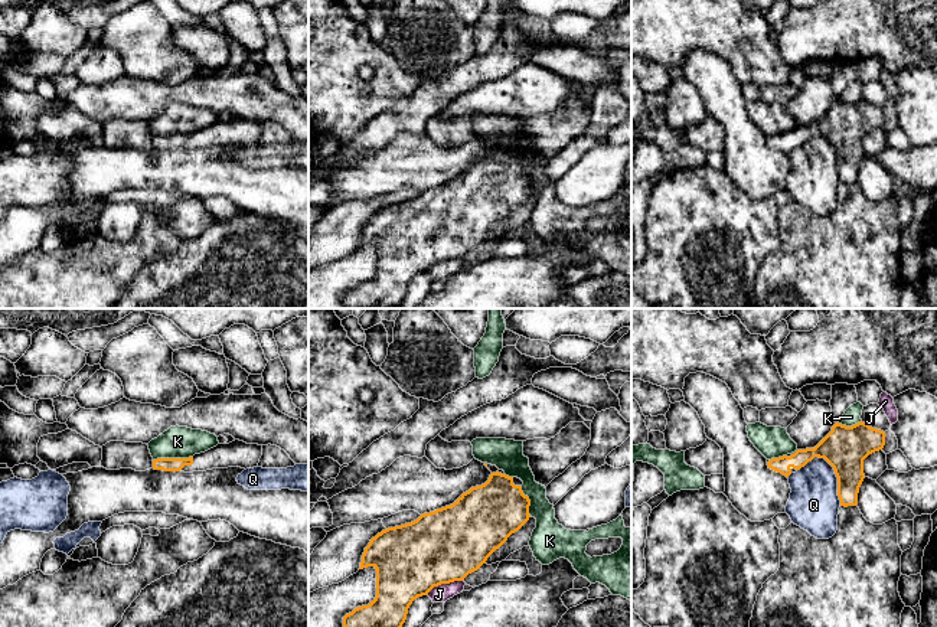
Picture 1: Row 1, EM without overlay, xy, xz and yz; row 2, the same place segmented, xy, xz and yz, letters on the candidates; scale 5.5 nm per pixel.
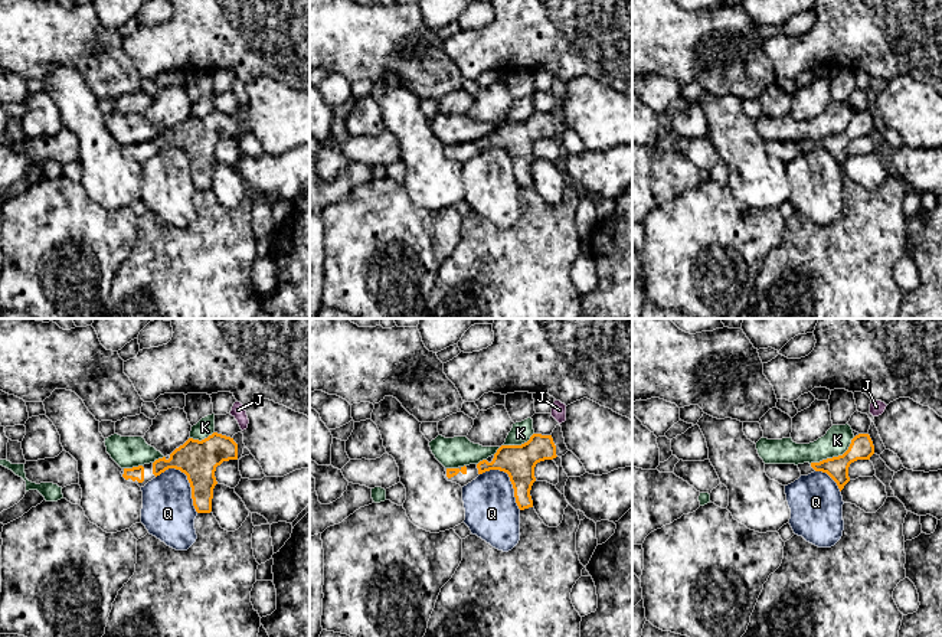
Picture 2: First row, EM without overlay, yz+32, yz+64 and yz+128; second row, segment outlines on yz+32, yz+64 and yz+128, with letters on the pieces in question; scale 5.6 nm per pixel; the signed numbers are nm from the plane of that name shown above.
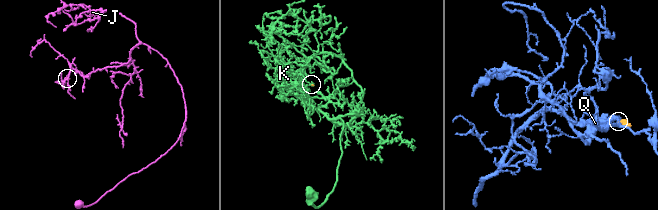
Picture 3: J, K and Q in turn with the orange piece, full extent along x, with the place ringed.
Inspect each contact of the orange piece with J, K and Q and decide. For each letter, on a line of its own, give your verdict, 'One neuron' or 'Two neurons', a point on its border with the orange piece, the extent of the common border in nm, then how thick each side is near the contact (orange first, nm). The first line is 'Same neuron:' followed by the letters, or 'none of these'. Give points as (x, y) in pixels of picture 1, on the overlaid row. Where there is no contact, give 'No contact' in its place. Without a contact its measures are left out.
Same neuron: none of these
J: Two neurons. Touches orange at xz (444, 583). Shared border 240 nm. Thickness 420 nm (orange) against 100 nm
K: Two neurons. Touches orange at xy (172, 459). Shared border 220 nm. Thickness 80 nm (orange) against 180 nm
Q: Two neurons. Touches orange at yz (833, 469). Shared border 320 nm. Thickness 240 nm (orange) against 280 nm

